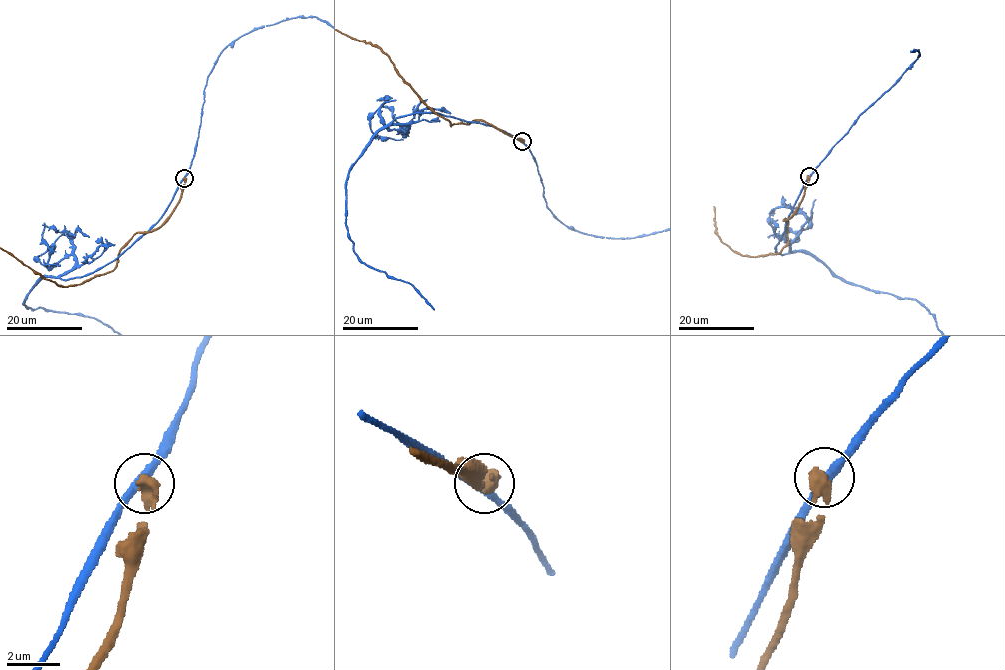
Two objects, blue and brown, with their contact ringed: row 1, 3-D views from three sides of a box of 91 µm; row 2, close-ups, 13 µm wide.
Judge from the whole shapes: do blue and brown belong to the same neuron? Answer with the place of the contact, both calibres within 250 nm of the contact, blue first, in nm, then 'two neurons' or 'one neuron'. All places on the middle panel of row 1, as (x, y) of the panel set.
place (522, 141); calibres 300 and 550 nm; two neurons

